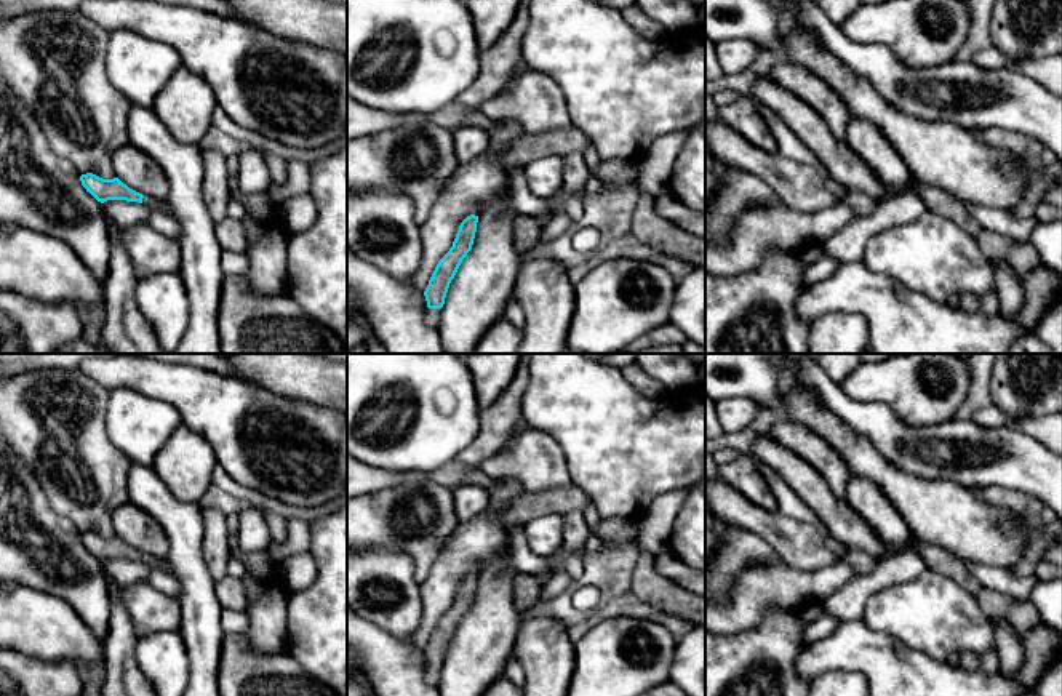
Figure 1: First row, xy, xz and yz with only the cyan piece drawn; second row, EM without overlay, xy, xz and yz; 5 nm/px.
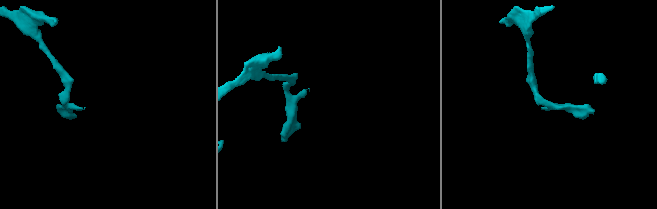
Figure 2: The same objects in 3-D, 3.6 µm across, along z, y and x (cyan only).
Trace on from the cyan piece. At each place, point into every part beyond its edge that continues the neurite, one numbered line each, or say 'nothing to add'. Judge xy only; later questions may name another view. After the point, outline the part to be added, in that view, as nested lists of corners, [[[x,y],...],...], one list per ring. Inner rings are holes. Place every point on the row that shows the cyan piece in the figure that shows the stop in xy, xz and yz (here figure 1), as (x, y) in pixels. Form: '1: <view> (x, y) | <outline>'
1: xy (151, 202) | [[[144,195],[142,203],[147,205],[150,210],[152,208],[162,208],[162,210],[165,210],[165,211],[173,214],[173,210],[171,210],[171,206],[170,206],[166,198],[154,198],[154,197]]]

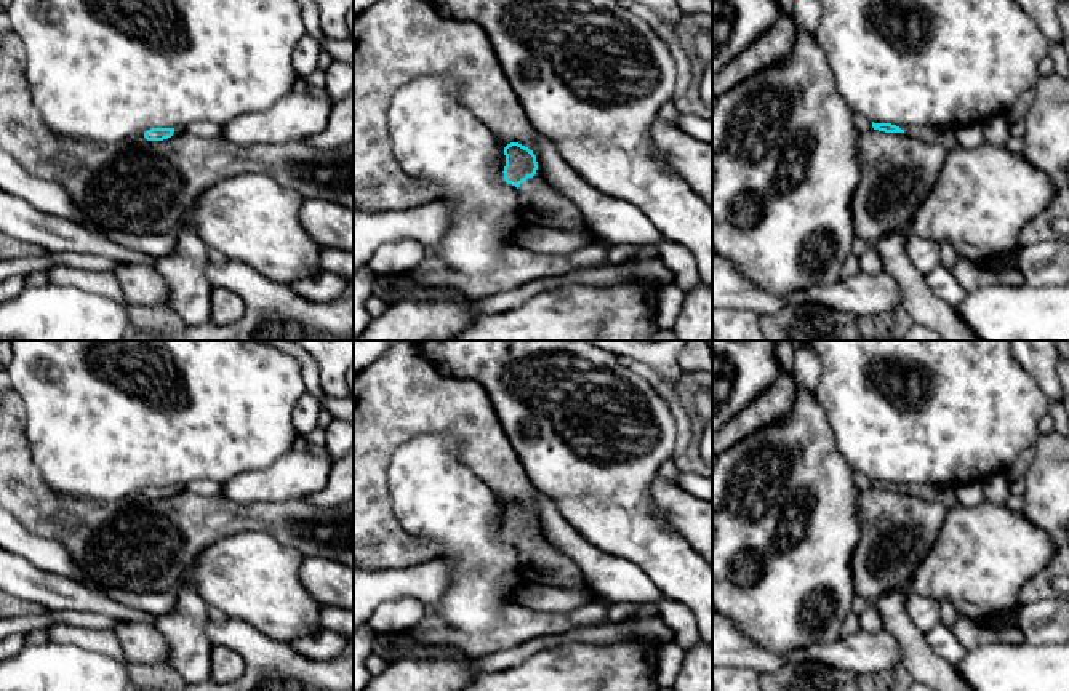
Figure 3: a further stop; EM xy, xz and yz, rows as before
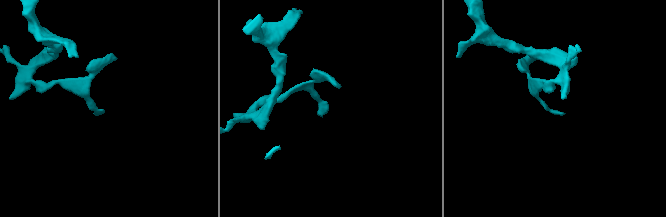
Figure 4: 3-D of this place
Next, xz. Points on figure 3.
1: xz (540, 203) | [[[538,174],[523,181],[518,192],[523,221],[563,232],[589,234],[591,243],[611,248],[610,243],[589,229],[576,205],[547,186]]]

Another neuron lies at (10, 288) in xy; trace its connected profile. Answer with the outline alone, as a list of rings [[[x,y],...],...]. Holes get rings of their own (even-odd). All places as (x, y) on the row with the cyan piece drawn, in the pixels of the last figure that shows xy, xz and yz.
[[[11,277],[0,283],[0,304],[14,299],[26,288],[26,277]]]

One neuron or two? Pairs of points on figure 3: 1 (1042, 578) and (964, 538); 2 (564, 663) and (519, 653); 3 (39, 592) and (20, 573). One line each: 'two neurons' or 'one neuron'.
1: two neurons
2: two neurons
3: one neuron

